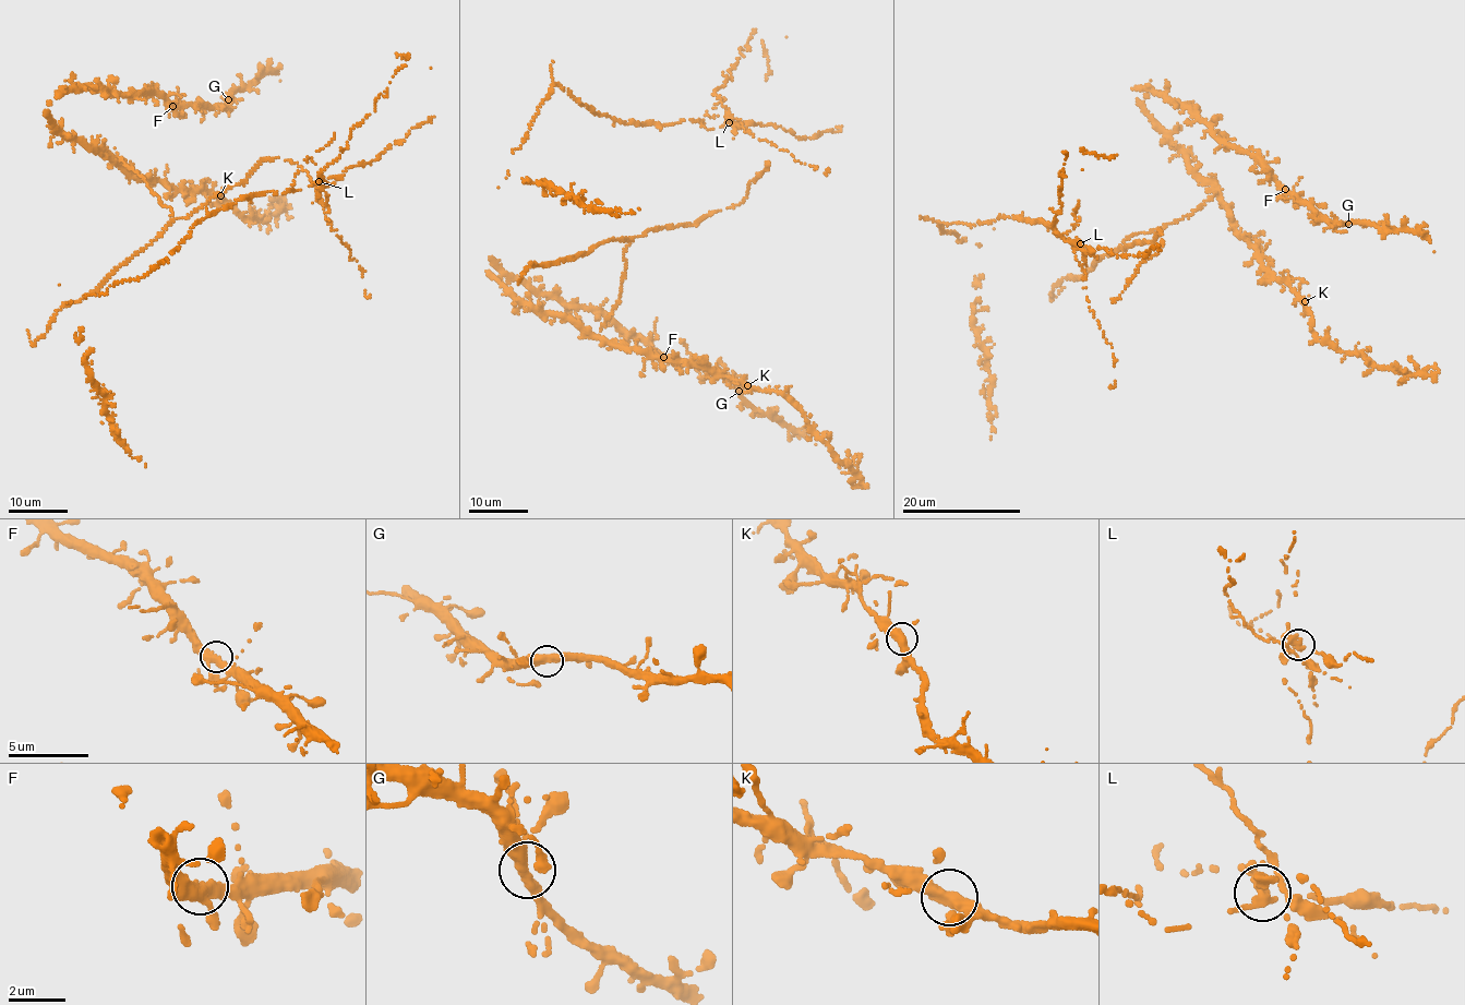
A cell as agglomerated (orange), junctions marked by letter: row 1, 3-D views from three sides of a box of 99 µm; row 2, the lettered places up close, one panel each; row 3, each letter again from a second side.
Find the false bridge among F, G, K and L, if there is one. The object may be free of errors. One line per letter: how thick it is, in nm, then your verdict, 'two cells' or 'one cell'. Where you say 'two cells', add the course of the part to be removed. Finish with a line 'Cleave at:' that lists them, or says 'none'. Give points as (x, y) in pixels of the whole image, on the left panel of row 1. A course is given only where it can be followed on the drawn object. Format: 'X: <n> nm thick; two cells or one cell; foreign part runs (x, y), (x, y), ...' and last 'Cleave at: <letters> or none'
F: 360 nm thick; one cell
G: 320 nm thick; one cell
K: 340 nm thick; one cell
L: 320 nm thick; two cells
Cleave at: L

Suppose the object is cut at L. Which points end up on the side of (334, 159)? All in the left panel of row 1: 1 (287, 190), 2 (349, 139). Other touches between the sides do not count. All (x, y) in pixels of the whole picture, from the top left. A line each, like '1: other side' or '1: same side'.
1: other side
2: same side

